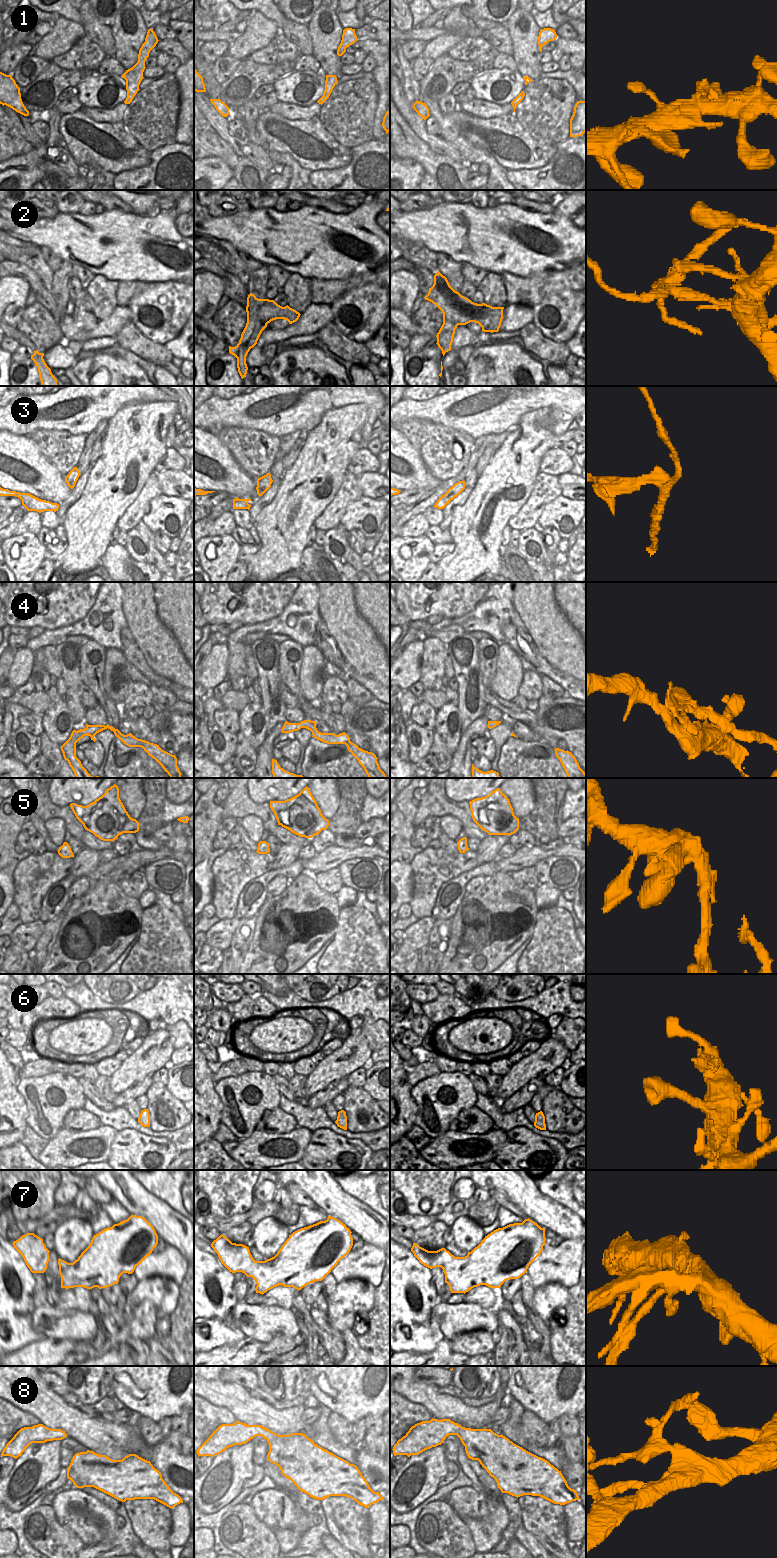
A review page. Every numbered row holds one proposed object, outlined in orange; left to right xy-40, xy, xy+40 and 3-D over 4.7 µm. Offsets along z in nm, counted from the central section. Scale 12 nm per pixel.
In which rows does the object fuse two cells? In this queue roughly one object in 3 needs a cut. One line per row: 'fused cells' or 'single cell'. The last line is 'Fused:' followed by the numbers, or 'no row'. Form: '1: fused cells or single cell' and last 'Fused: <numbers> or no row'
1: single cell
2: fused cells
3: fused cells
4: fused cells
5: single cell
6: single cell
7: single cell
8: fused cells
Fused: 2, 3, 4, 8

